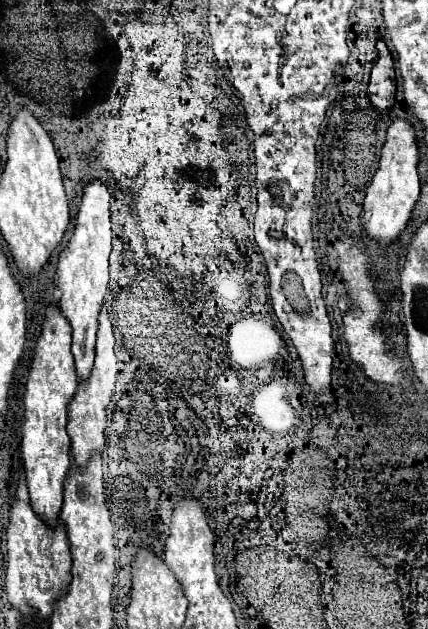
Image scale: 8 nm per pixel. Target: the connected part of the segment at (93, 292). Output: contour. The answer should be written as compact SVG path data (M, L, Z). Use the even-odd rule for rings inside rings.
M91 180L83 186L83 198L77 212L77 224L73 236L69 238L65 250L59 254L57 264L57 286L61 288L61 312L73 326L73 356L77 366L77 376L85 380L93 368L95 358L95 332L97 332L97 316L103 306L103 296L109 282L107 260L111 254L111 210L109 210L111 194L105 184L99 180Z

